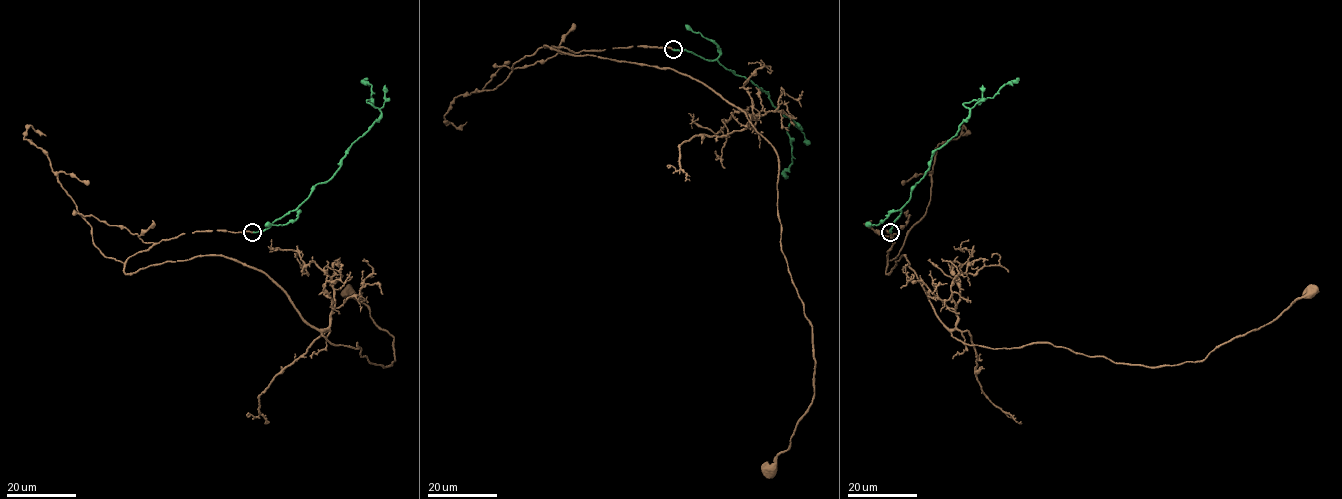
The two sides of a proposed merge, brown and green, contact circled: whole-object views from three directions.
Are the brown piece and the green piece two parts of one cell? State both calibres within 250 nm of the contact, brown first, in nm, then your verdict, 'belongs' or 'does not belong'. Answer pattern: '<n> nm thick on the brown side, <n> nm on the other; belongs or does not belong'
180 nm thick on the brown side, 220 nm on the other; belongs

